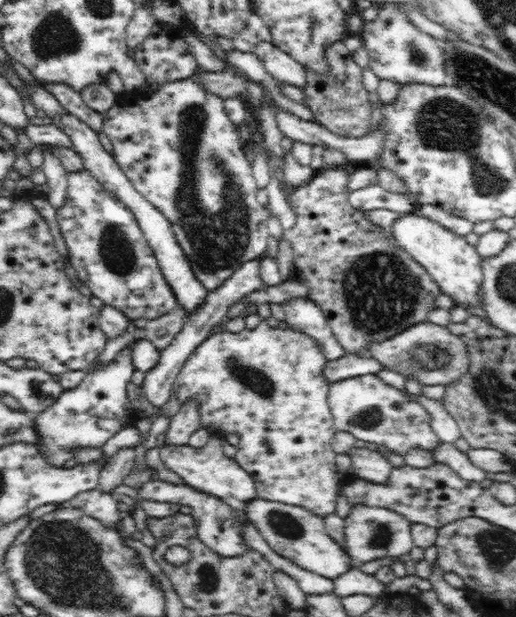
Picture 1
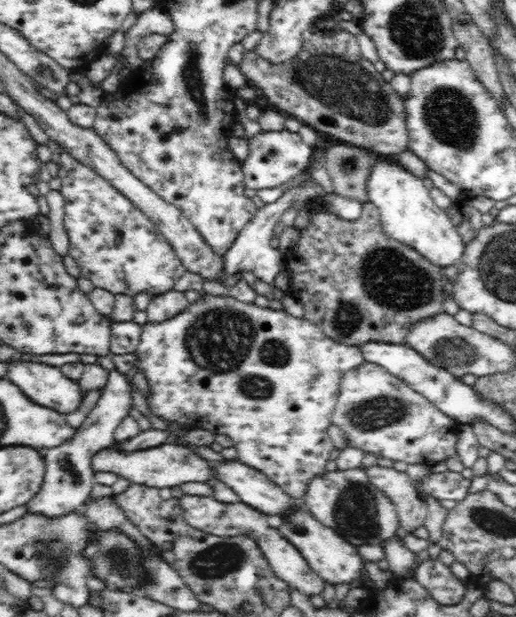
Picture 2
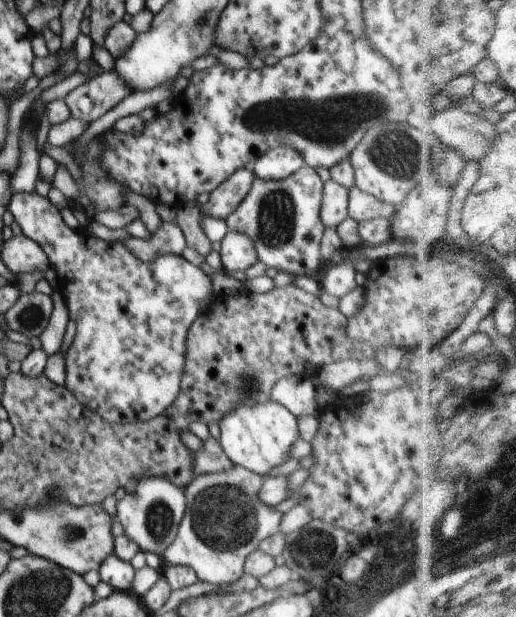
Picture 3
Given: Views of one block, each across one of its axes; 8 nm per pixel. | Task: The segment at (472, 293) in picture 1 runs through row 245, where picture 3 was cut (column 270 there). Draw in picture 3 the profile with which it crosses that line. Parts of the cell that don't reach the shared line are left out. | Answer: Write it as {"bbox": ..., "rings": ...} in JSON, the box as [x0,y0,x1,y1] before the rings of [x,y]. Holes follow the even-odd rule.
{"bbox":[219,399,300,477],"rings":[[[272,399],[264,404],[256,402],[254,406],[240,404],[220,420],[219,443],[235,465],[263,477],[290,459],[291,448],[300,438],[296,419],[285,406]]]}

